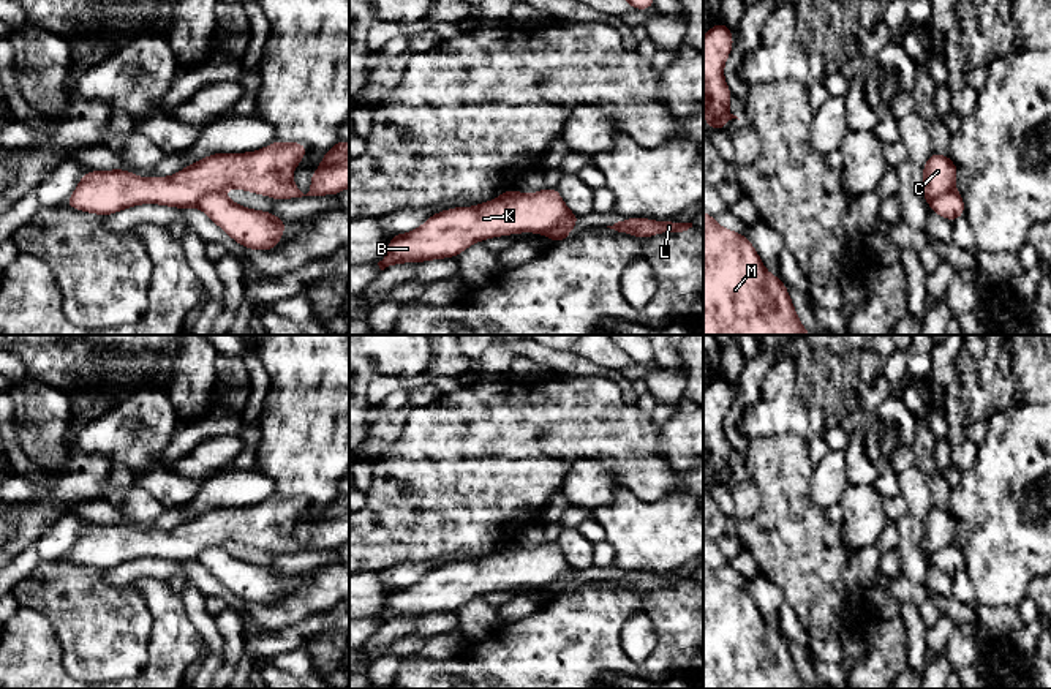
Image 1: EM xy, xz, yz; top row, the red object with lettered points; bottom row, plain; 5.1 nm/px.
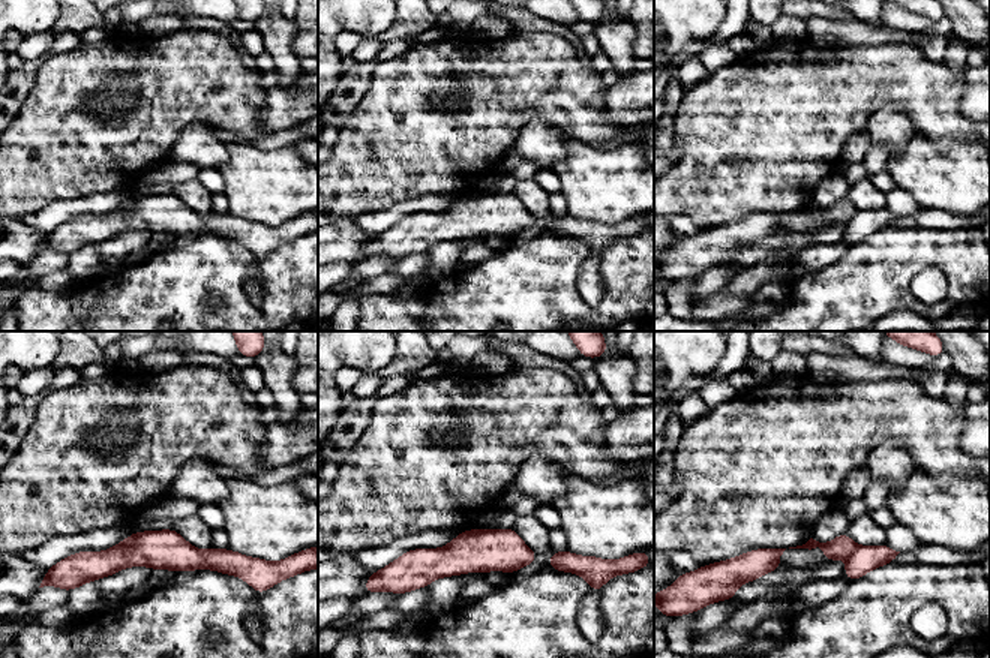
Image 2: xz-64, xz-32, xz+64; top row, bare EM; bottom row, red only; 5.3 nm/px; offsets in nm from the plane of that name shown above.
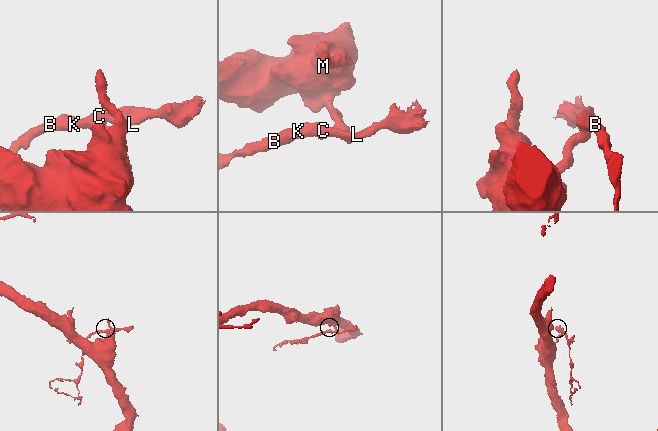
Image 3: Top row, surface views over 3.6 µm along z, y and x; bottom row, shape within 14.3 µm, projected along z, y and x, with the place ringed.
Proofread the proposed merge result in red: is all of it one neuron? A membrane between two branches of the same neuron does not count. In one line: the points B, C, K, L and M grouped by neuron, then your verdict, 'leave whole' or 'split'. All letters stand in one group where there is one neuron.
B C K L / M | split

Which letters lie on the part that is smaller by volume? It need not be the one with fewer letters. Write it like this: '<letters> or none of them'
B, C, K, L

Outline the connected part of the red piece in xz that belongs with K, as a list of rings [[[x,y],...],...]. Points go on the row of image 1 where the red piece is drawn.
[[[515,188],[476,207],[454,207],[431,215],[420,228],[395,234],[387,256],[378,262],[384,270],[401,262],[455,258],[485,239],[518,232],[548,234],[571,210],[556,188],[522,194]]]

